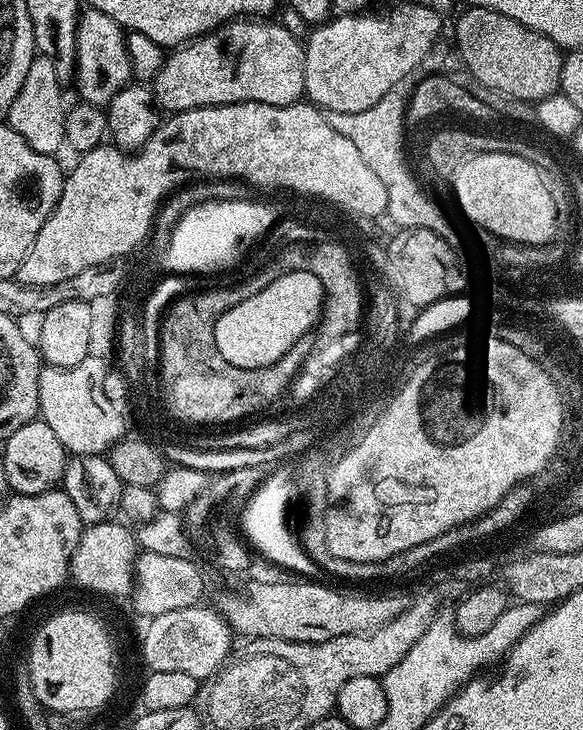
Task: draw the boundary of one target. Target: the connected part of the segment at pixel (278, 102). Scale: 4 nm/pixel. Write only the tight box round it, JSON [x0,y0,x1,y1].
[150,18,304,113]

